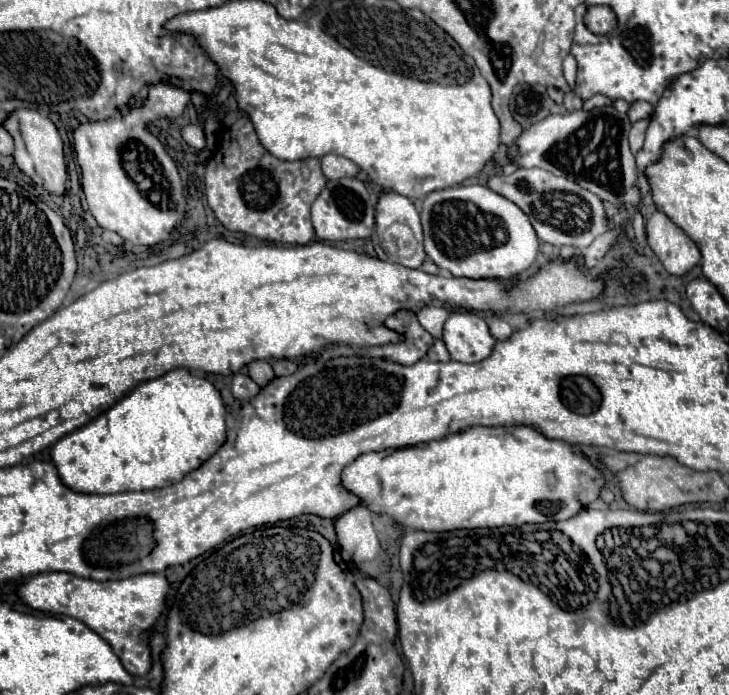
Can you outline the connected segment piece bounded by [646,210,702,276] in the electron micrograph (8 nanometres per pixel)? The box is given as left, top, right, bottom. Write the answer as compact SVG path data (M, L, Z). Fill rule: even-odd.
M660 210L646 222L646 236L652 252L670 274L684 276L702 260L696 242Z

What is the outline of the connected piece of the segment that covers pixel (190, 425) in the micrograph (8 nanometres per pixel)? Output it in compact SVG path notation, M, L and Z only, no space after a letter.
M176 368L156 380L142 382L104 414L62 436L52 446L52 460L62 482L76 492L116 494L128 490L164 488L180 482L188 472L200 468L200 464L204 464L226 442L224 414L226 408L222 396L208 380L190 374L186 368Z

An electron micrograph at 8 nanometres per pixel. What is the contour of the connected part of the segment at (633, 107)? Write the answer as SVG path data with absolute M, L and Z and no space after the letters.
M636 100L636 102L630 104L628 118L630 118L632 122L636 122L636 120L640 120L640 118L650 118L650 114L652 114L652 104L642 102L642 100Z

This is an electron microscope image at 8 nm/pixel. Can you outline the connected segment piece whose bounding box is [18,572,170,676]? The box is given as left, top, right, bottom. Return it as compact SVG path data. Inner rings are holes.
M48 572L24 579L18 587L22 602L34 610L48 614L66 614L82 620L88 628L100 634L122 660L132 676L146 676L152 668L150 658L150 630L160 618L170 582L164 574L136 574L124 580L98 582L80 578L68 572Z

